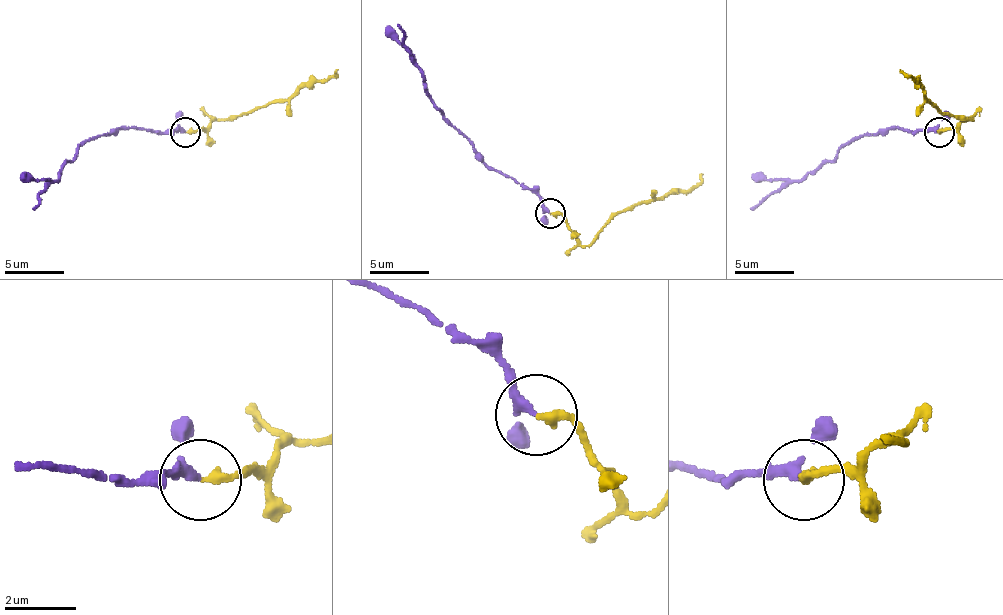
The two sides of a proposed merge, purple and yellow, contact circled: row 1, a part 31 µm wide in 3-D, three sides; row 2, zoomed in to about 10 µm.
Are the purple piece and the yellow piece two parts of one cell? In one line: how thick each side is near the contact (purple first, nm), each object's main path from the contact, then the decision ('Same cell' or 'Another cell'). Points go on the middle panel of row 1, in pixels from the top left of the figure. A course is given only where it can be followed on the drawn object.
Thickness 200 nm (purple) against 260 nm. Course of purple: (551, 213), (530, 190), (485, 163), (434, 106), (398, 25). Course of yellow: (551, 213), (560, 213), (587, 246), (616, 213), (655, 202), (670, 193), (691, 190), (703, 175). Same cell

